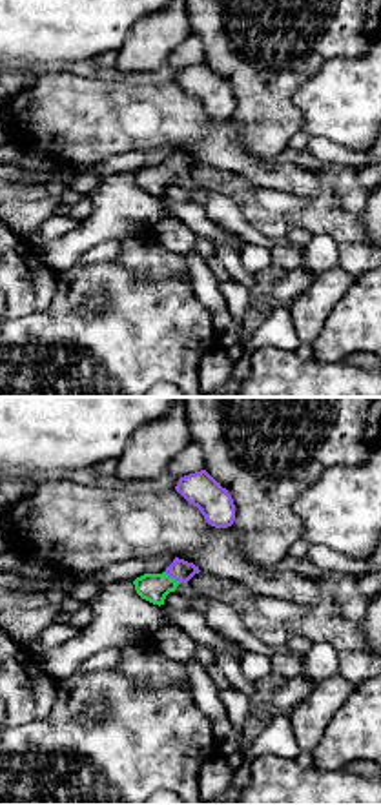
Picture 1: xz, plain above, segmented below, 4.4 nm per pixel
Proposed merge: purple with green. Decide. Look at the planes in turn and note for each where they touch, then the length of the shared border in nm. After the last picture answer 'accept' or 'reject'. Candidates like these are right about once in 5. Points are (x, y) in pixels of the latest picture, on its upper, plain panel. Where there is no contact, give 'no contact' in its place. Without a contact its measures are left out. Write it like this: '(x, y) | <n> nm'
(172, 168) | 90 nm

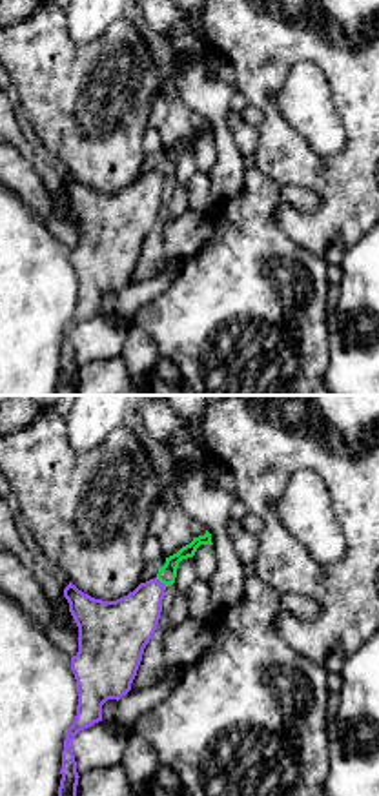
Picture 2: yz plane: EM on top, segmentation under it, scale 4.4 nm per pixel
(161, 175) | 60 nm

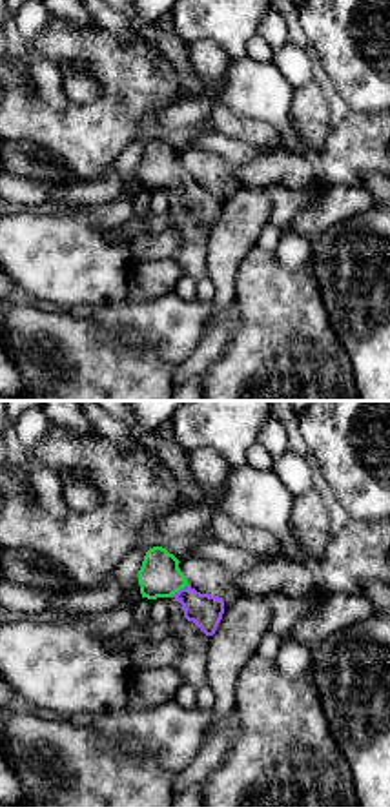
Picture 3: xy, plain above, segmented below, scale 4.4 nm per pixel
(181, 181) | 110 nm

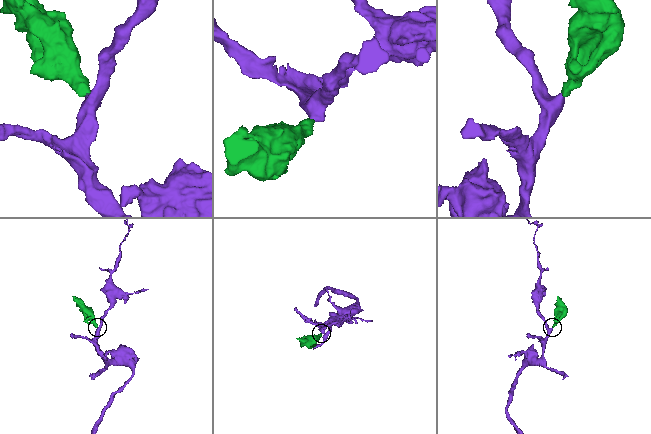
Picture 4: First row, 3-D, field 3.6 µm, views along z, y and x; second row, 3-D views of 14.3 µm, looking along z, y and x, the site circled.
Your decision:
accept

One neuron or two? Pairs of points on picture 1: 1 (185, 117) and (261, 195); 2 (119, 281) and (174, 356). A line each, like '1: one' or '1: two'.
1: two
2: one

